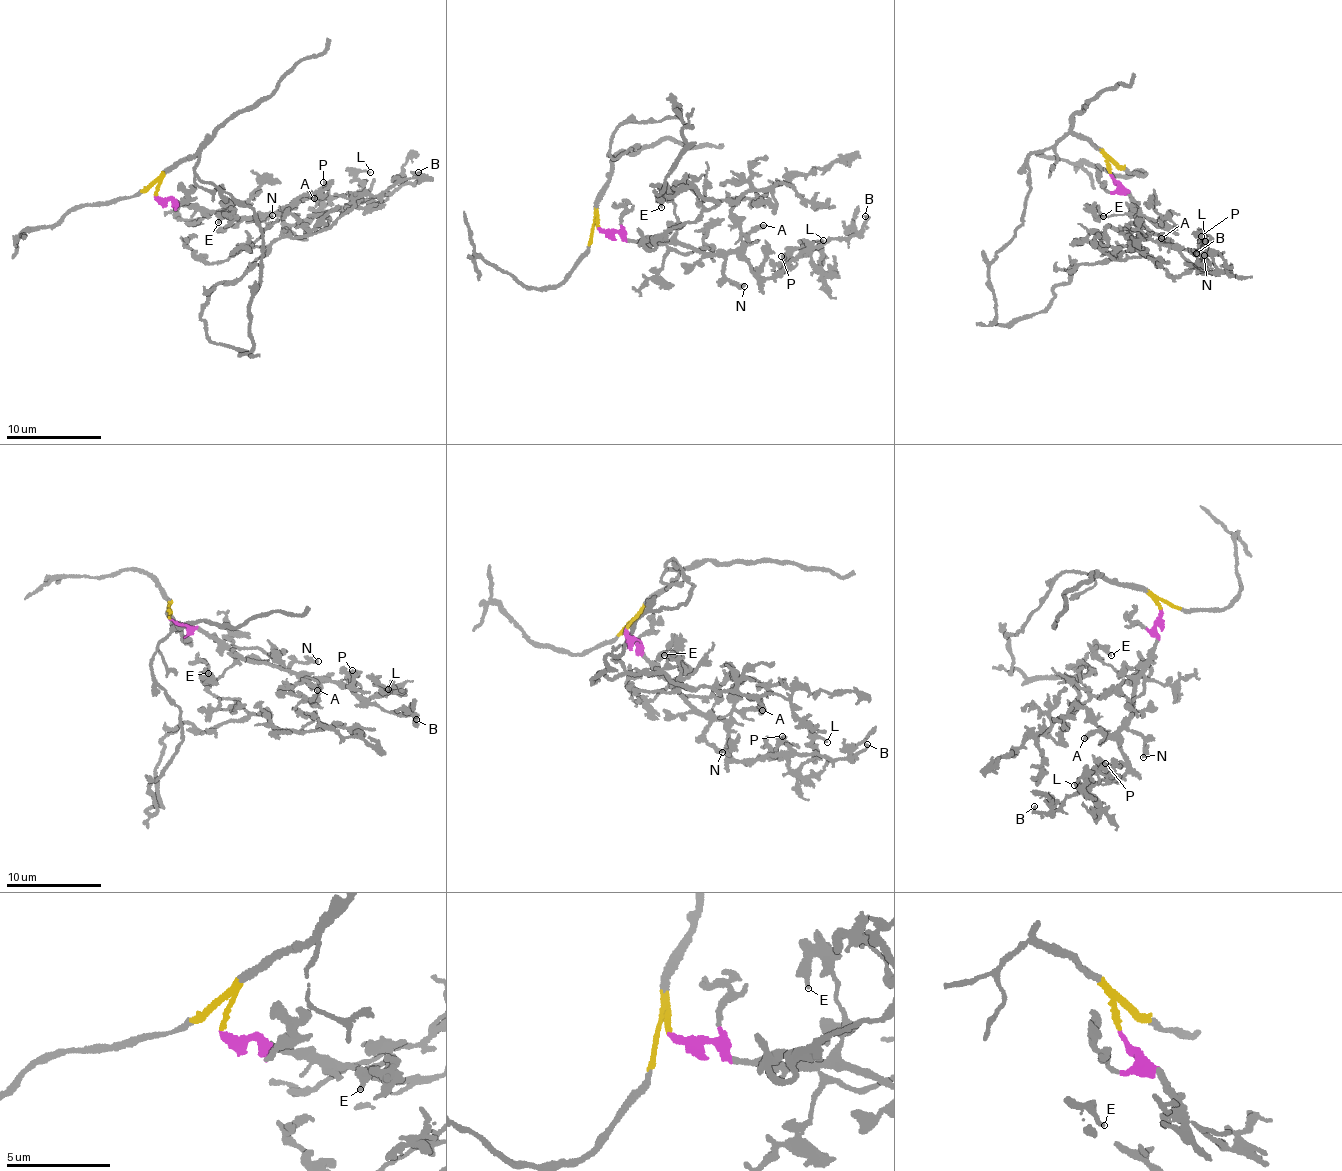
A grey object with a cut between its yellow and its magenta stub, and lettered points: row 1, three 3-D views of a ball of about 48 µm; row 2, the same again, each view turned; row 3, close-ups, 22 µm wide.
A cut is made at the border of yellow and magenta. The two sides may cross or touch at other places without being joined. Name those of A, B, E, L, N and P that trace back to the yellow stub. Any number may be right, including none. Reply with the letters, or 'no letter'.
no letter

